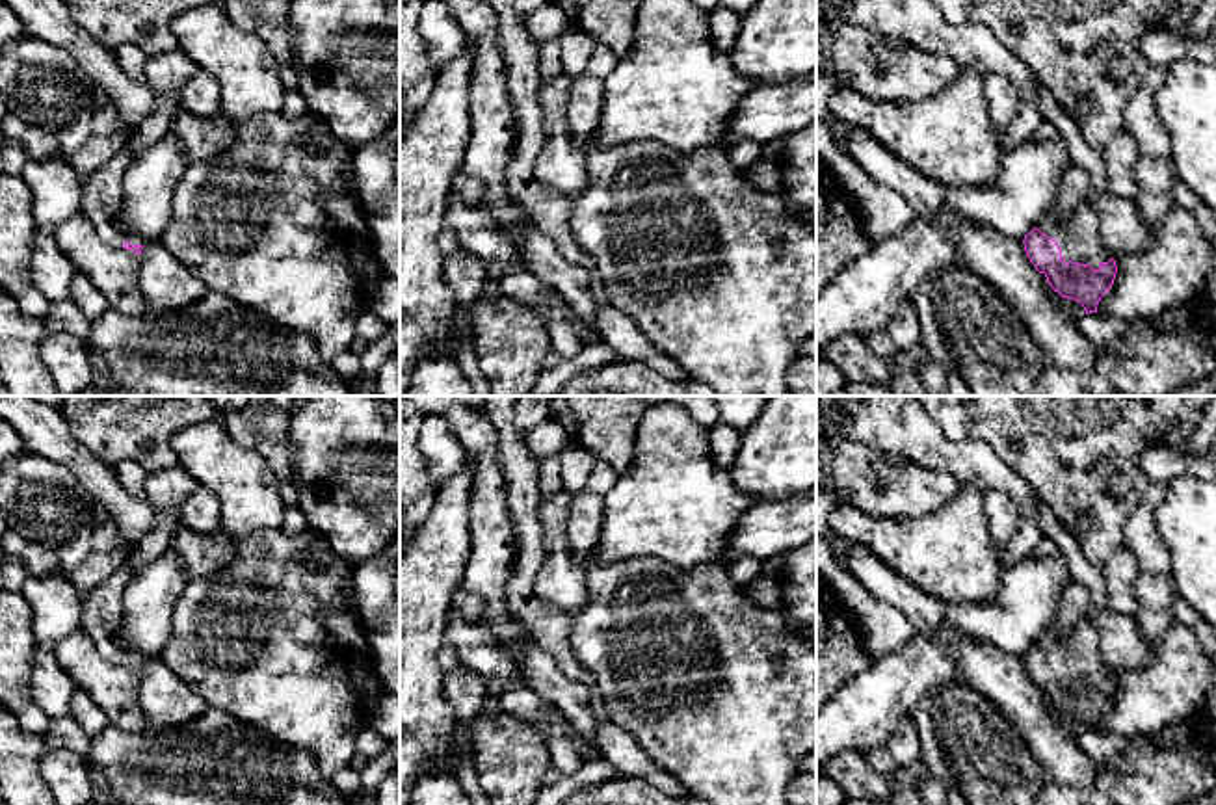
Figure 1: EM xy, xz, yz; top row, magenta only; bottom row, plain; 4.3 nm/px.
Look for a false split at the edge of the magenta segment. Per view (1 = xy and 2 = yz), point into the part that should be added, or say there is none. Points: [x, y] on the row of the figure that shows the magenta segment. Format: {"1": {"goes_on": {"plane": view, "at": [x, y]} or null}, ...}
{"1": {"goes_on": {"plane": "xy", "at": [103, 190]}}, "2": {"goes_on": {"plane": "yz", "at": [1077, 235]}}}

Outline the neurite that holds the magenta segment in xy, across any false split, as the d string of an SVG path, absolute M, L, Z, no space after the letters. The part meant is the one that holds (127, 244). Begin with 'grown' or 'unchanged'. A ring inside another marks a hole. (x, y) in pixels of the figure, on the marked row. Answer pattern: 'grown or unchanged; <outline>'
grown; M126 143L84 180L82 208L97 234L110 245L141 255L143 245L132 245L123 236L123 175L132 162Z

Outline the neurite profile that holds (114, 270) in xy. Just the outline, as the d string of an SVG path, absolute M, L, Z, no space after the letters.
M84 212L69 216L52 227L58 247L121 314L147 314L139 290L139 255L132 249L106 244Z

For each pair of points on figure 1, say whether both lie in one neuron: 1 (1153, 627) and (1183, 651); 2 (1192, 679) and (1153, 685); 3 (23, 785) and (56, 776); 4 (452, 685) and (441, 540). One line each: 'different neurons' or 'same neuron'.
1: different neurons
2: same neuron
3: different neurons
4: different neurons

